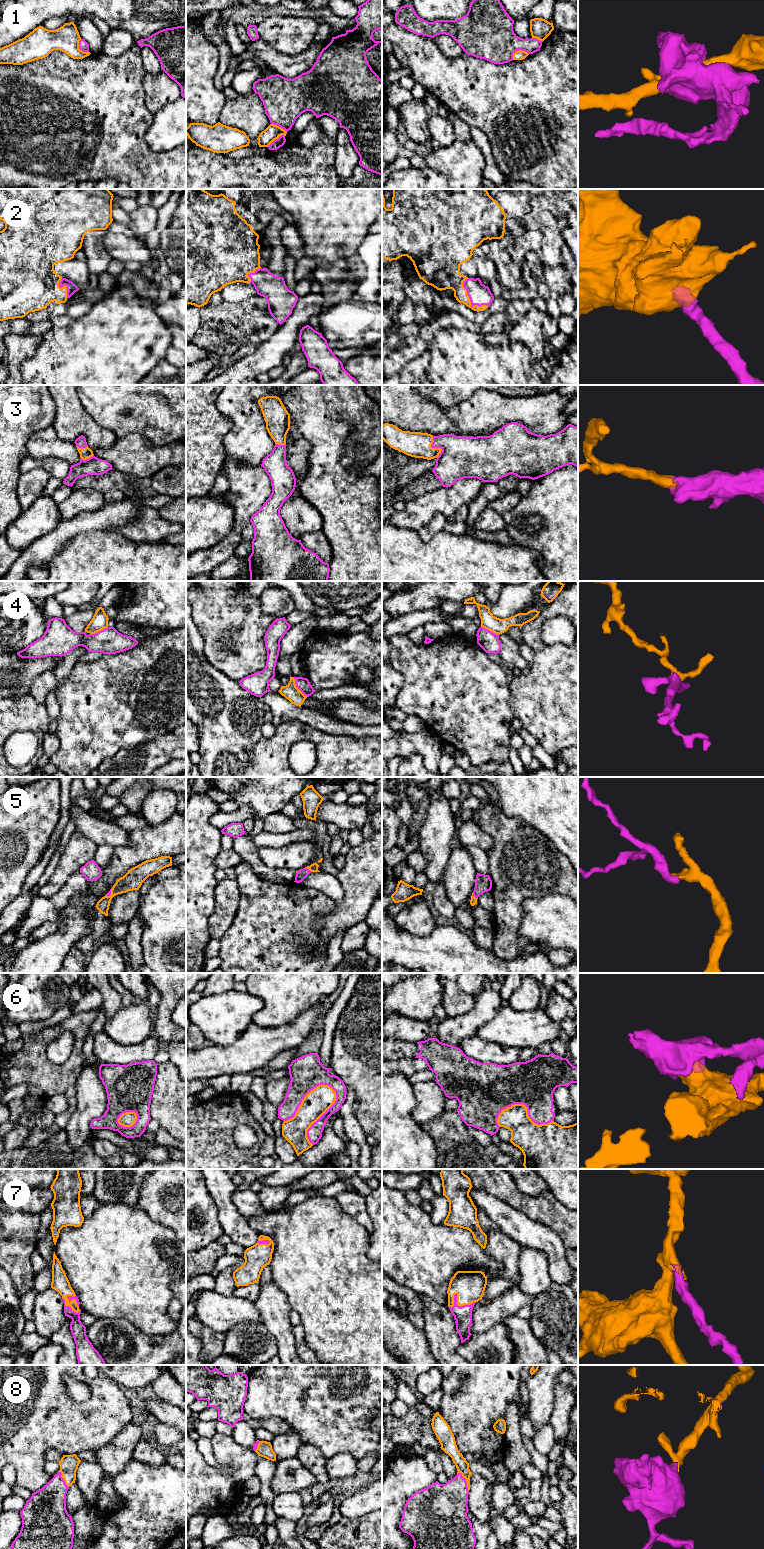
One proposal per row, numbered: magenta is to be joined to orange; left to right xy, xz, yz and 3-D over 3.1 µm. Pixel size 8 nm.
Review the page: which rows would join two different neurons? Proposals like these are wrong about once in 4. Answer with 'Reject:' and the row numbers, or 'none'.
Reject: 1, 4, 6

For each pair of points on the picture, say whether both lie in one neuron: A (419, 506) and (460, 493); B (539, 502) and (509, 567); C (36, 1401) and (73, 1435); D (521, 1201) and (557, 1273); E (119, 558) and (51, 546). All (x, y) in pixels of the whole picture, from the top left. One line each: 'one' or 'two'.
A: one
B: two
C: one
D: two
E: two

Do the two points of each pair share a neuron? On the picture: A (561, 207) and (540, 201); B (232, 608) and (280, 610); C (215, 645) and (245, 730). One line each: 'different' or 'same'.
A: same
B: different
C: different

